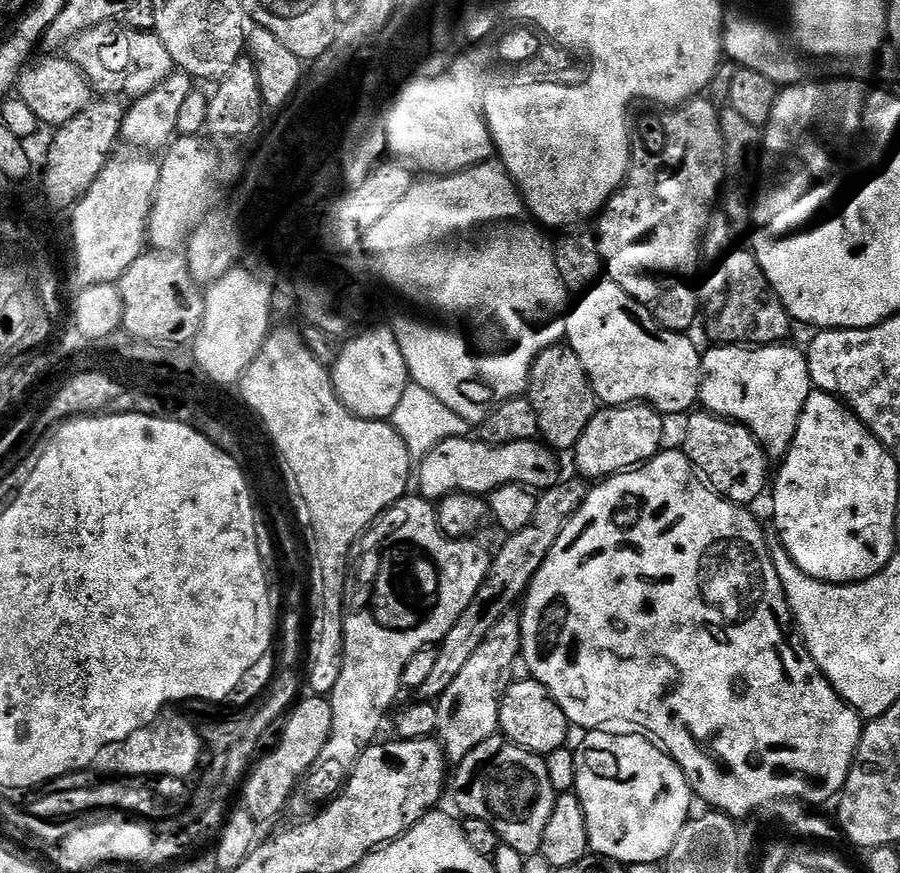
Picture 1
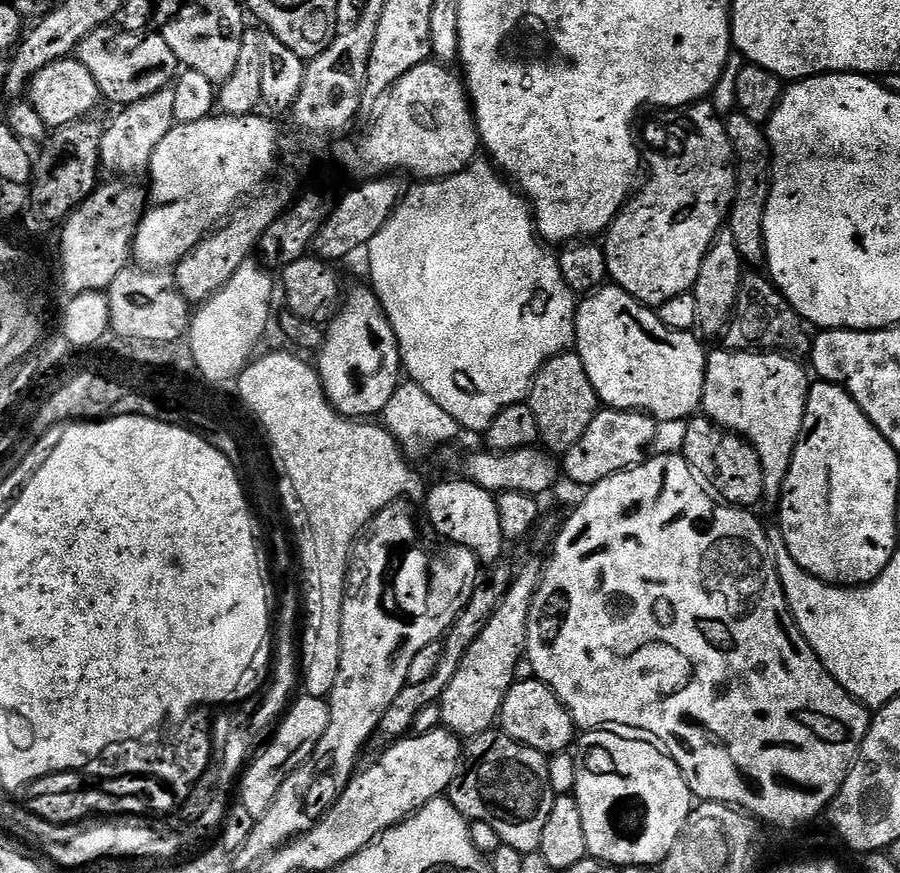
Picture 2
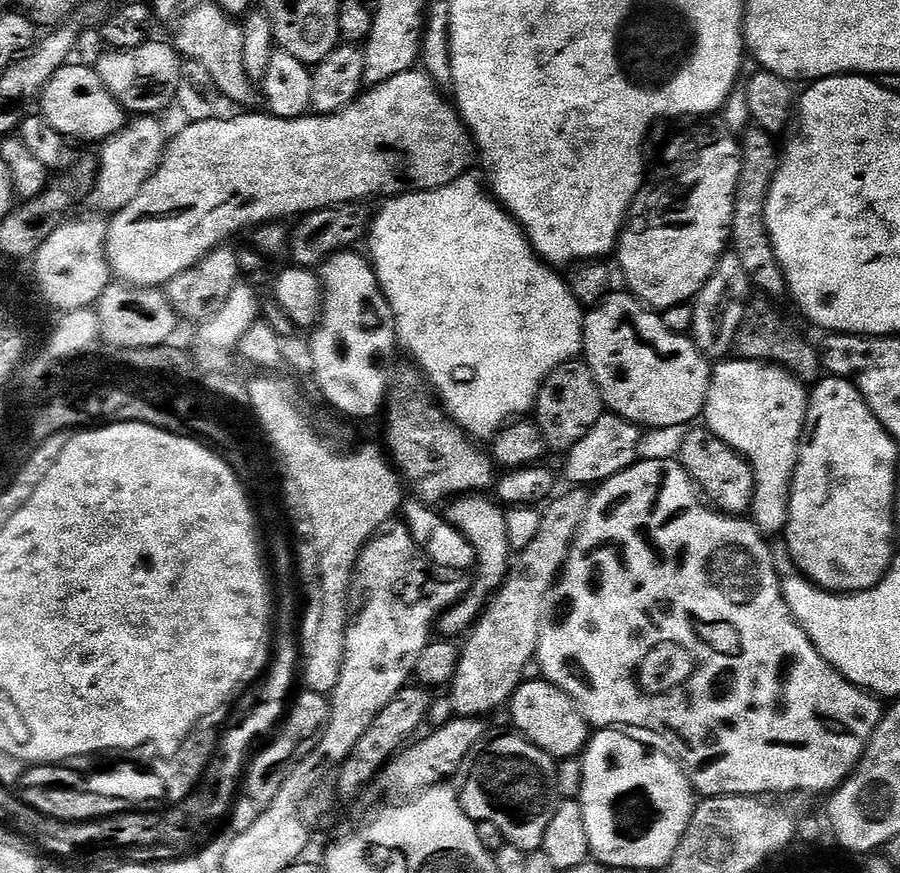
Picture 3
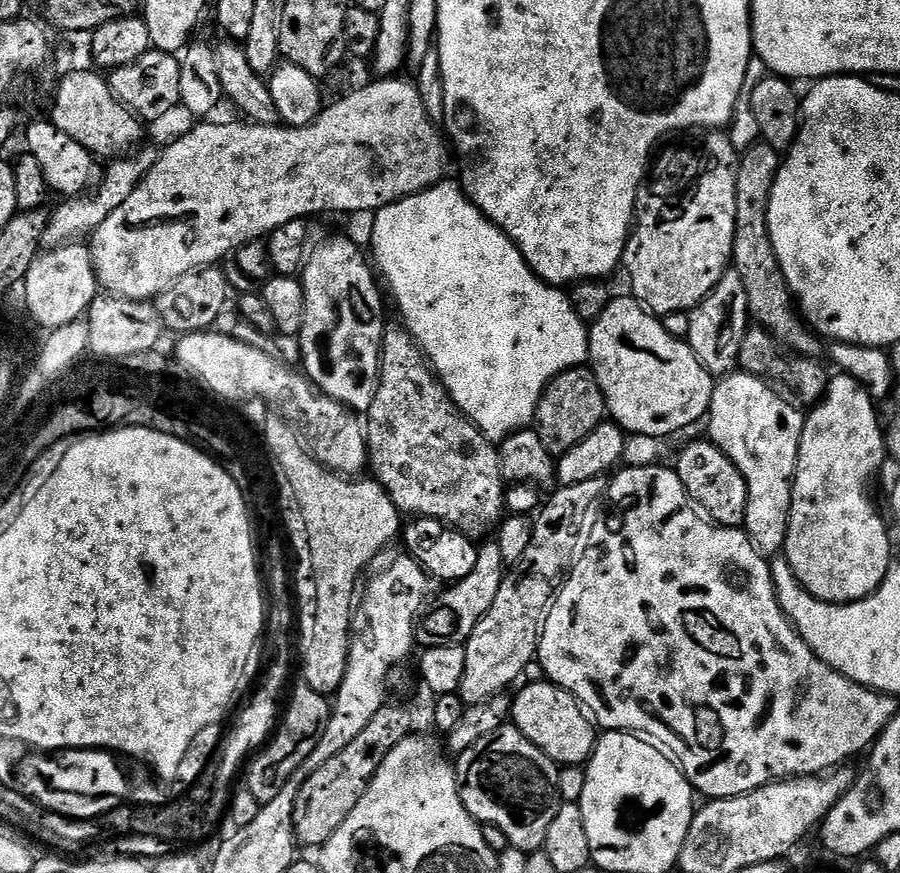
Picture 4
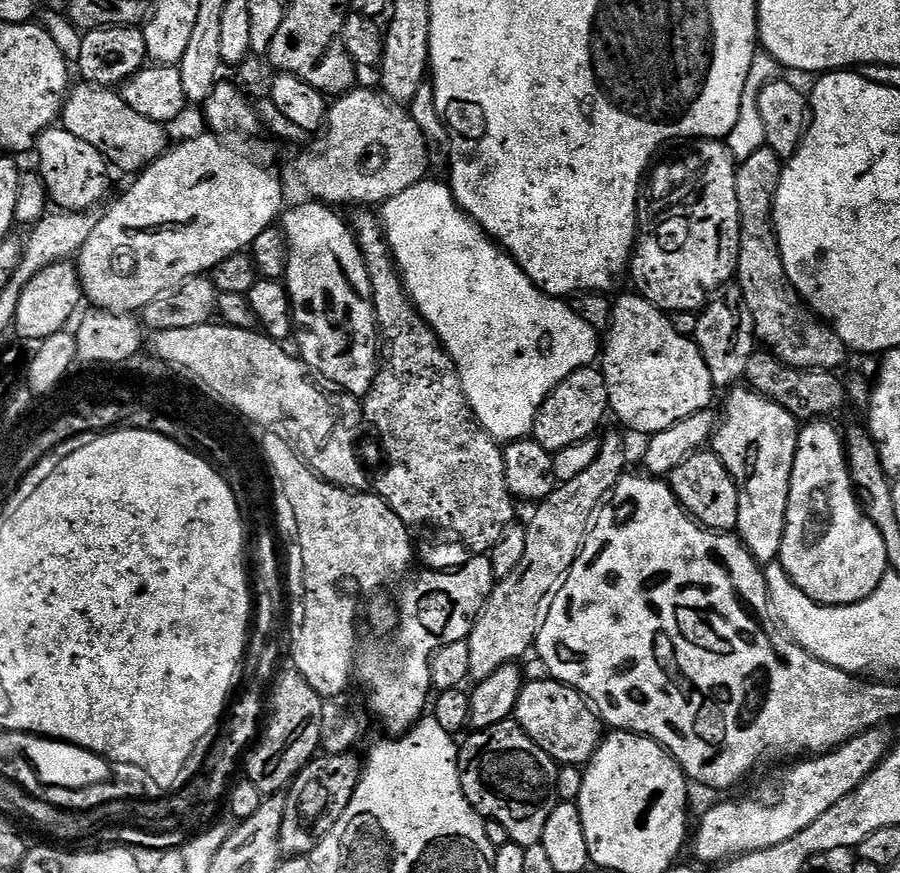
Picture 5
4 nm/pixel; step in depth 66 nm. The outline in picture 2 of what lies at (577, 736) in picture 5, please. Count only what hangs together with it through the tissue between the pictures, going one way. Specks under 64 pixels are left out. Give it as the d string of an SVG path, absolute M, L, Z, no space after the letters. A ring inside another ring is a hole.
M535 678L527 679L517 679L506 694L498 721L503 735L545 754L569 751L577 739L578 729L568 708L552 693L548 685Z

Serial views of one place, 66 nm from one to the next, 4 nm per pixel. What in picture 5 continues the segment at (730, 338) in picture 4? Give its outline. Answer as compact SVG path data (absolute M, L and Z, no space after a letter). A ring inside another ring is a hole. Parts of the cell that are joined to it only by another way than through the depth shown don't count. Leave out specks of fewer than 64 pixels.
M739 291L729 296L713 299L698 315L695 341L702 358L710 370L710 378L717 389L731 389L745 379L752 353L757 351L758 341L752 327L752 315ZM721 299L721 300L720 300Z

